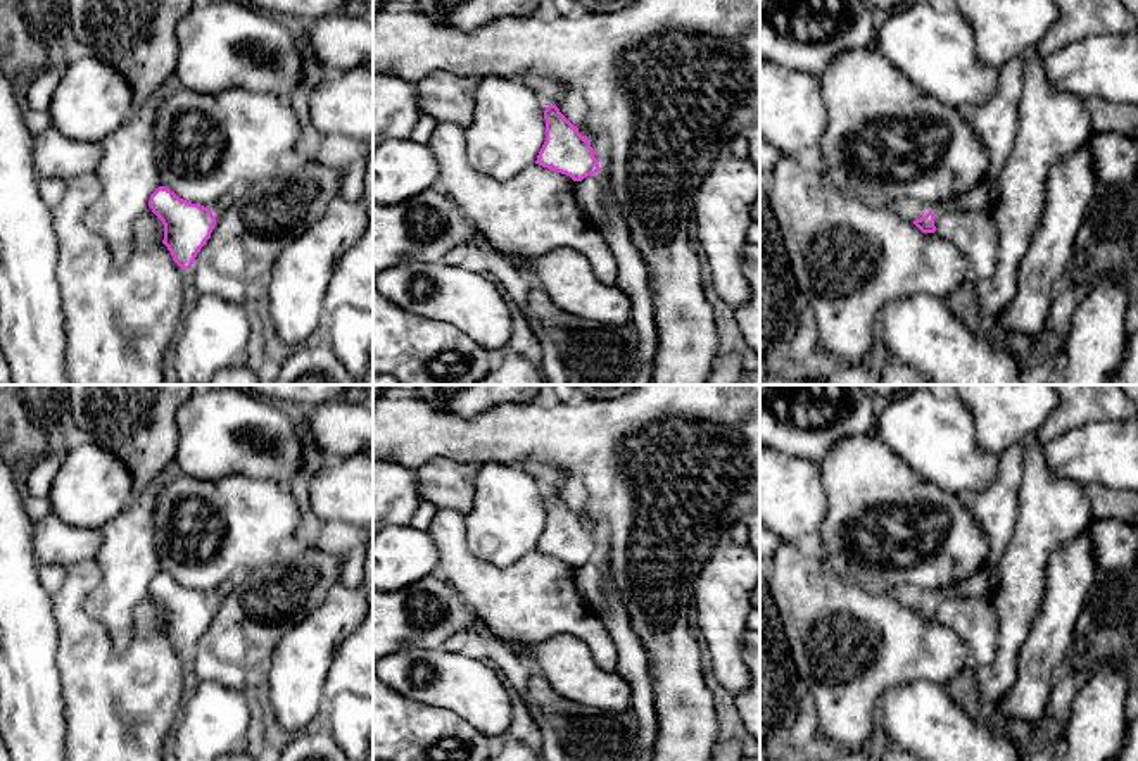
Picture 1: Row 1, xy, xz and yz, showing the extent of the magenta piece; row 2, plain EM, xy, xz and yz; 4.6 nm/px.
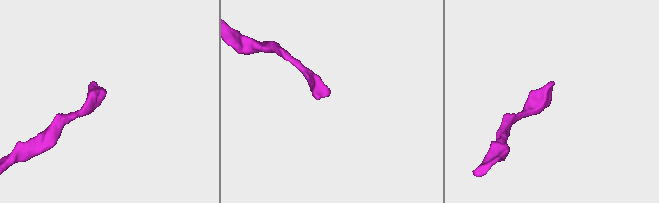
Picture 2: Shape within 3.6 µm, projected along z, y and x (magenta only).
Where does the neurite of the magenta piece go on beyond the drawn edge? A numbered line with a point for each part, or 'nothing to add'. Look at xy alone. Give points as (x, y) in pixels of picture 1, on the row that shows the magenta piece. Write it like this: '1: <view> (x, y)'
nothing to add

